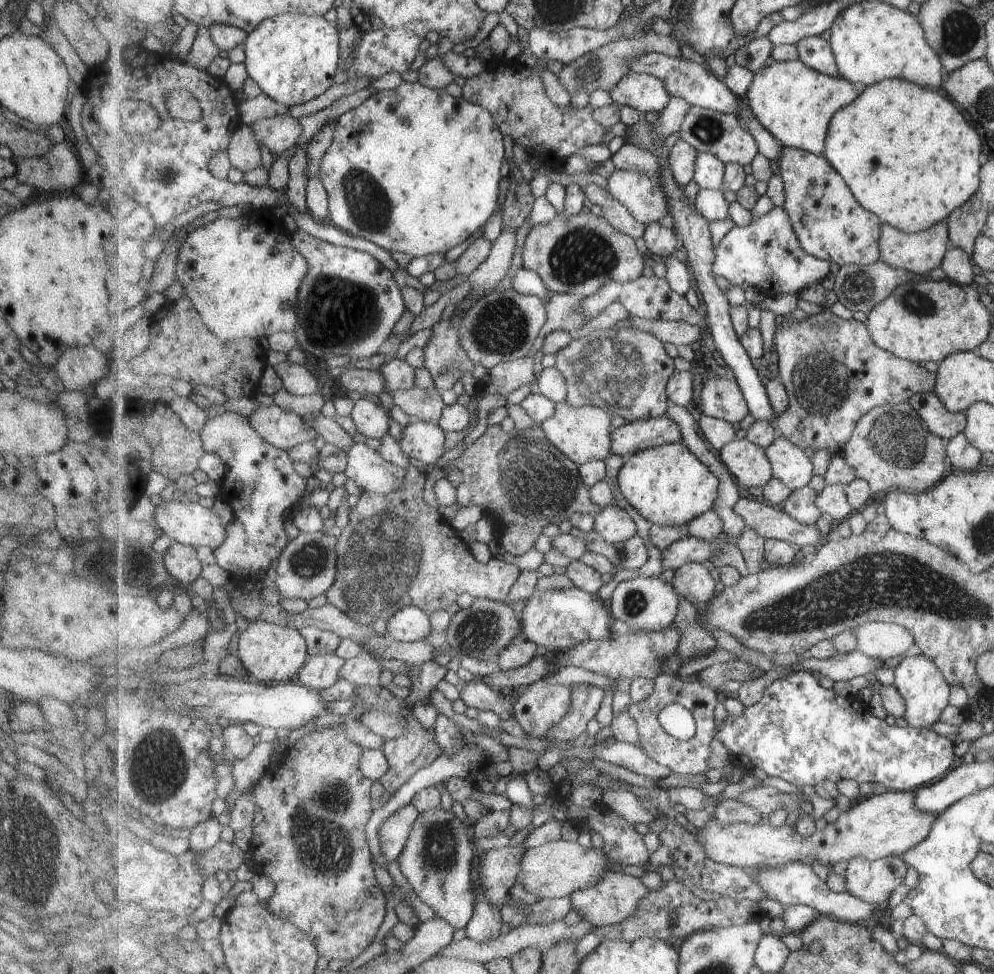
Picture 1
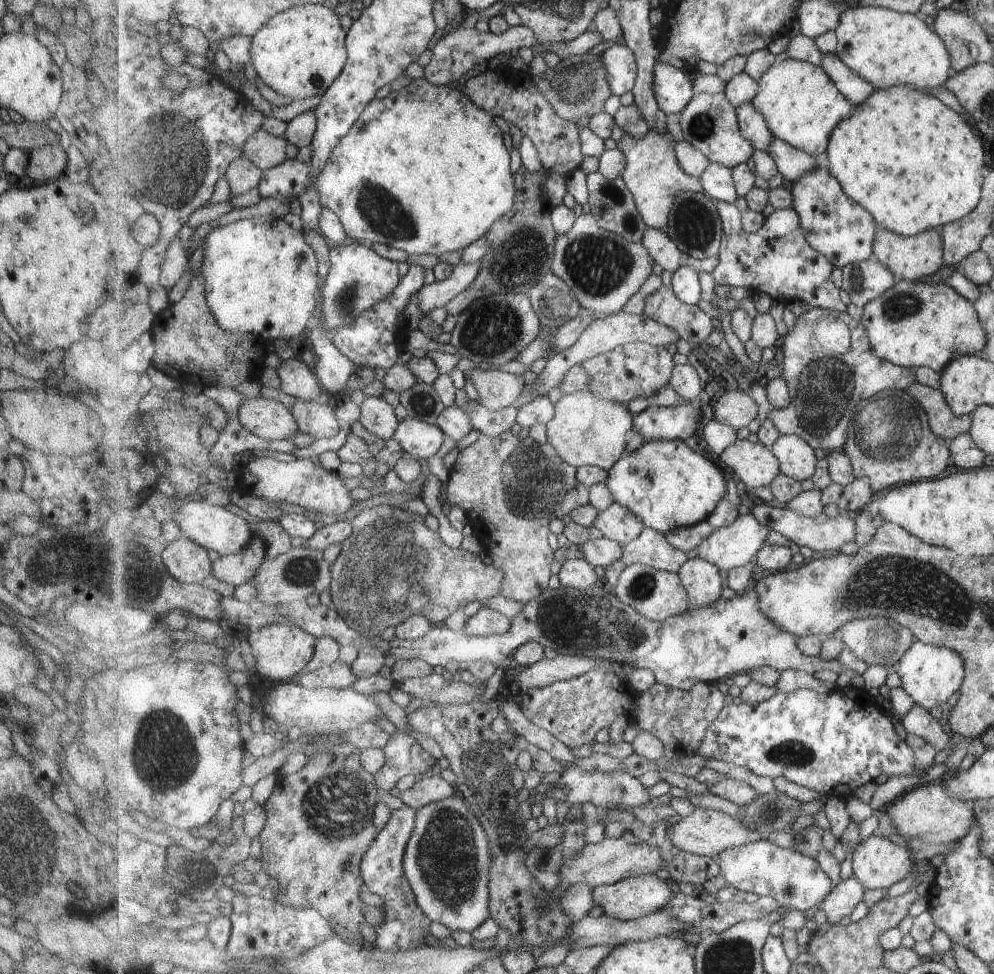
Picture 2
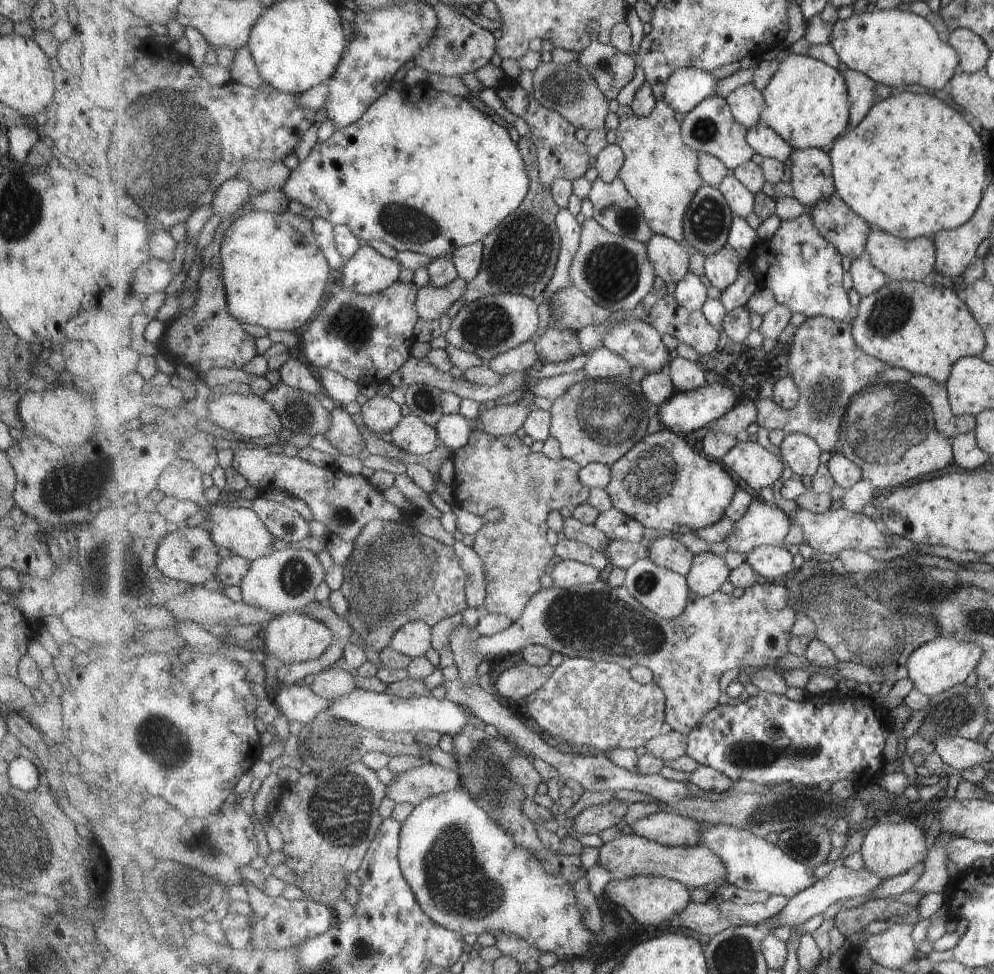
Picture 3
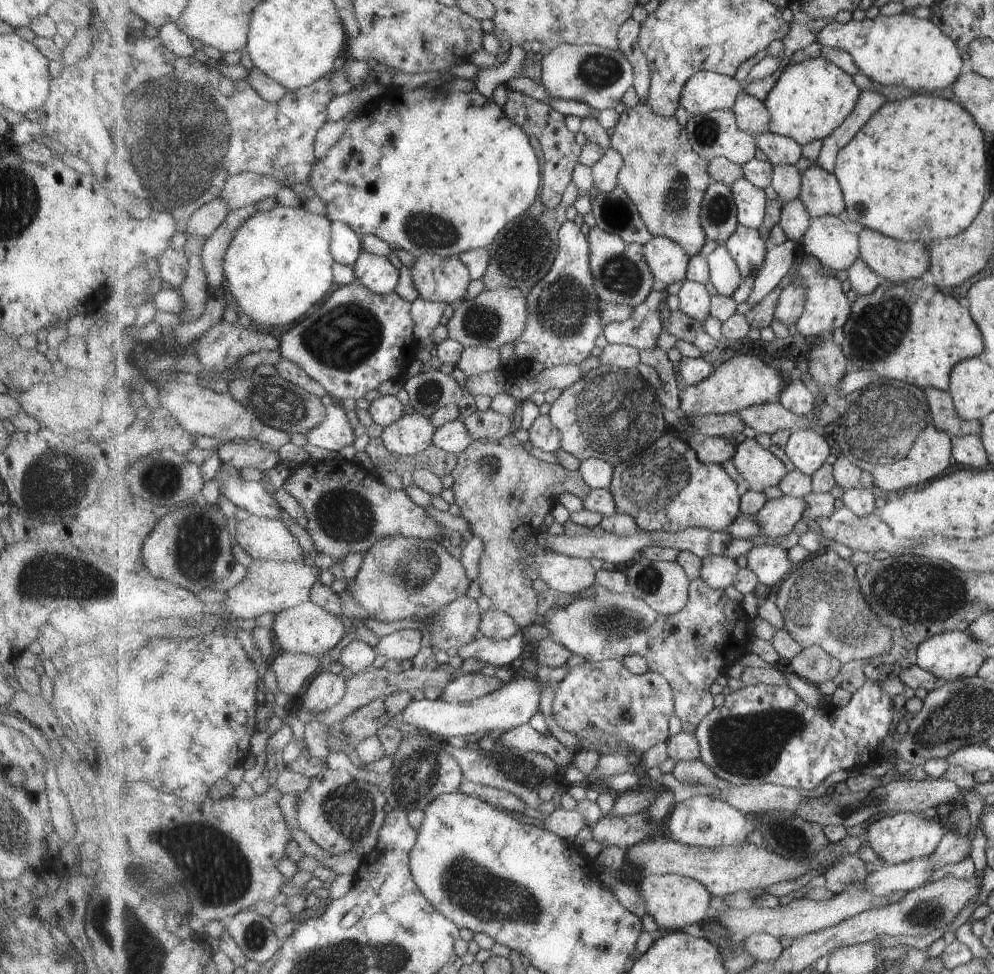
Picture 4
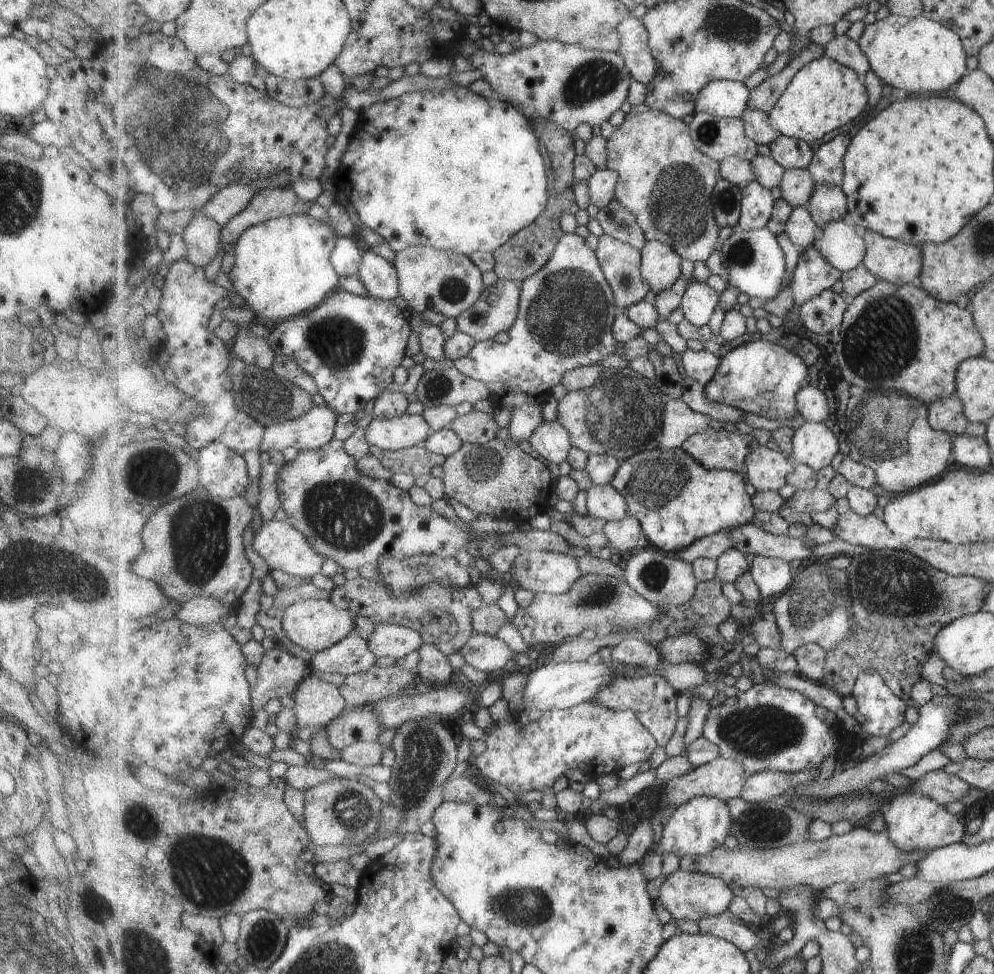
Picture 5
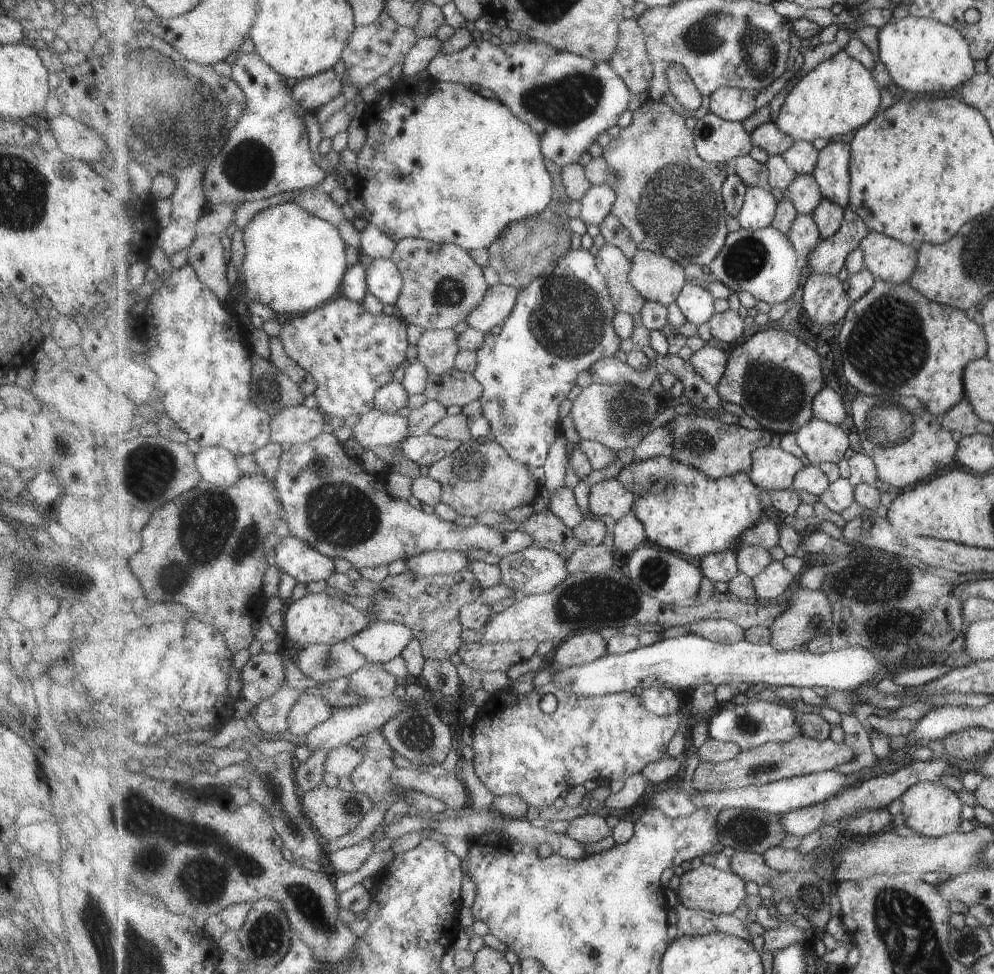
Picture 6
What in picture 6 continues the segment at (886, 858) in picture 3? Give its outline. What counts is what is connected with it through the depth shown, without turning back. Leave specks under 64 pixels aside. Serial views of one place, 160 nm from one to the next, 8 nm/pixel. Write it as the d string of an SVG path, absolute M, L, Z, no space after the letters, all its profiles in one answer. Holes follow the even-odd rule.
M921 780L907 790L899 798L903 805L902 814L906 817L906 826L924 837L943 837L954 834L961 826L961 800L954 790L950 790L947 786L935 784L935 782L927 782Z

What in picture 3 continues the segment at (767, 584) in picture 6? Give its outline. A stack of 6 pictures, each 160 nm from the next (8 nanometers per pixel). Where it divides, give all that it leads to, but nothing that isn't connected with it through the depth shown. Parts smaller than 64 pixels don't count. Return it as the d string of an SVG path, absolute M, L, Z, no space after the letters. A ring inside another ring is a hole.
M759 547L748 556L748 563L769 581L795 572L793 554L783 547Z

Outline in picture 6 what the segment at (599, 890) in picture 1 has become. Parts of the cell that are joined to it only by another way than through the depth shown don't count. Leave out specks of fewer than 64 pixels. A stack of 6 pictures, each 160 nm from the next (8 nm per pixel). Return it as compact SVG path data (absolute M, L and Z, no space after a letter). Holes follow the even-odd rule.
M700 865L681 876L680 889L678 894L673 896L673 904L680 903L692 910L710 911L717 915L733 914L741 904L744 906L743 900L747 895L745 883L745 880L732 870L724 871L715 868L715 866Z

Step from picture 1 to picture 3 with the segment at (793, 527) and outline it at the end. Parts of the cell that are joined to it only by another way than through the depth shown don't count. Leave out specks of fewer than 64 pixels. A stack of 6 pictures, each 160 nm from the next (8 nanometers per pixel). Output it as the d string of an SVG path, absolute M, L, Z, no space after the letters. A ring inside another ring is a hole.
M843 507L836 511L827 510L822 513L797 508L794 513L790 514L789 518L793 524L803 528L804 542L813 547L821 559L839 561L849 549L866 553L871 548L885 548L887 546L887 538L881 532L880 523L877 524L871 518L860 513L849 512Z

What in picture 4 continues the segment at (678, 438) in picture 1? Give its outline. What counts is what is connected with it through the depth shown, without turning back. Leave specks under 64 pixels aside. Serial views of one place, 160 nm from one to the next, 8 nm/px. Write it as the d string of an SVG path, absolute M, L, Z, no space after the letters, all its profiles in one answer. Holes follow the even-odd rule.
M737 355L726 360L702 383L688 386L680 392L680 413L687 417L739 413L744 408L779 401L784 384L782 375L768 365L763 358Z

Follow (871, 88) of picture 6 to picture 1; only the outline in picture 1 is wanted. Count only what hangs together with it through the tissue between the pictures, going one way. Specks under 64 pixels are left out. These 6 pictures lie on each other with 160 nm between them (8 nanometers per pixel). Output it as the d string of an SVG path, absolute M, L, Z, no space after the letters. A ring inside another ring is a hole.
M801 59L771 63L756 72L753 84L745 94L745 100L760 123L784 146L799 147L801 150L823 156L831 119L840 108L851 104L859 92L850 80L819 72Z

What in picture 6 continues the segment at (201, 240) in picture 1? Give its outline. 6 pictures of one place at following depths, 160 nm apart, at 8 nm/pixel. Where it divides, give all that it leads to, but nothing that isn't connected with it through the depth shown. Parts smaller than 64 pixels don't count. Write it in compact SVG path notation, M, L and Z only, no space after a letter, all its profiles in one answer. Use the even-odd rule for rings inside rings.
M295 202L271 206L256 214L243 229L246 253L241 262L235 300L247 305L260 303L279 314L306 314L338 297L347 272L347 244L341 230L313 216Z

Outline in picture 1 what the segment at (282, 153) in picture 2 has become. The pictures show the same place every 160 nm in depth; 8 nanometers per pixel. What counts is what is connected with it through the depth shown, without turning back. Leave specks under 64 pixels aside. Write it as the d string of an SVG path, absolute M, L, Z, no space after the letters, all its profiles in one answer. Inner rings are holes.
M289 113L257 120L251 126L258 136L258 141L271 149L275 155L285 152L292 146L296 148L304 131L300 120Z

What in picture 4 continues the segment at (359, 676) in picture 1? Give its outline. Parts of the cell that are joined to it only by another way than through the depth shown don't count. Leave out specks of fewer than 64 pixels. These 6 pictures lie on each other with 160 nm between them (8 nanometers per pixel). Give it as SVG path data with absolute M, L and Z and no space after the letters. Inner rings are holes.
M393 535L379 539L364 554L364 563L350 590L371 617L387 624L403 624L403 620L427 621L434 617L448 604L465 597L469 584L464 564L449 554L441 540Z

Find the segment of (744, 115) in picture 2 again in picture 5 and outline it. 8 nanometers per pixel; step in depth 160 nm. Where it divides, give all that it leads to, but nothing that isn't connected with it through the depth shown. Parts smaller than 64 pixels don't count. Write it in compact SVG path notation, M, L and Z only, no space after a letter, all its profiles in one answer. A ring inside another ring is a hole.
M781 135L768 145L771 156L786 170L807 169L814 159L811 143Z

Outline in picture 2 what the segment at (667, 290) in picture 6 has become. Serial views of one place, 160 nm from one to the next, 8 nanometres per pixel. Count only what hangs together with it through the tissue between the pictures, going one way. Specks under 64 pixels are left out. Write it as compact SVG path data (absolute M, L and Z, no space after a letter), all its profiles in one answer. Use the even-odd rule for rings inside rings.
M649 227L645 232L642 244L651 254L654 262L664 270L673 274L684 265L685 254L668 236L666 230Z

